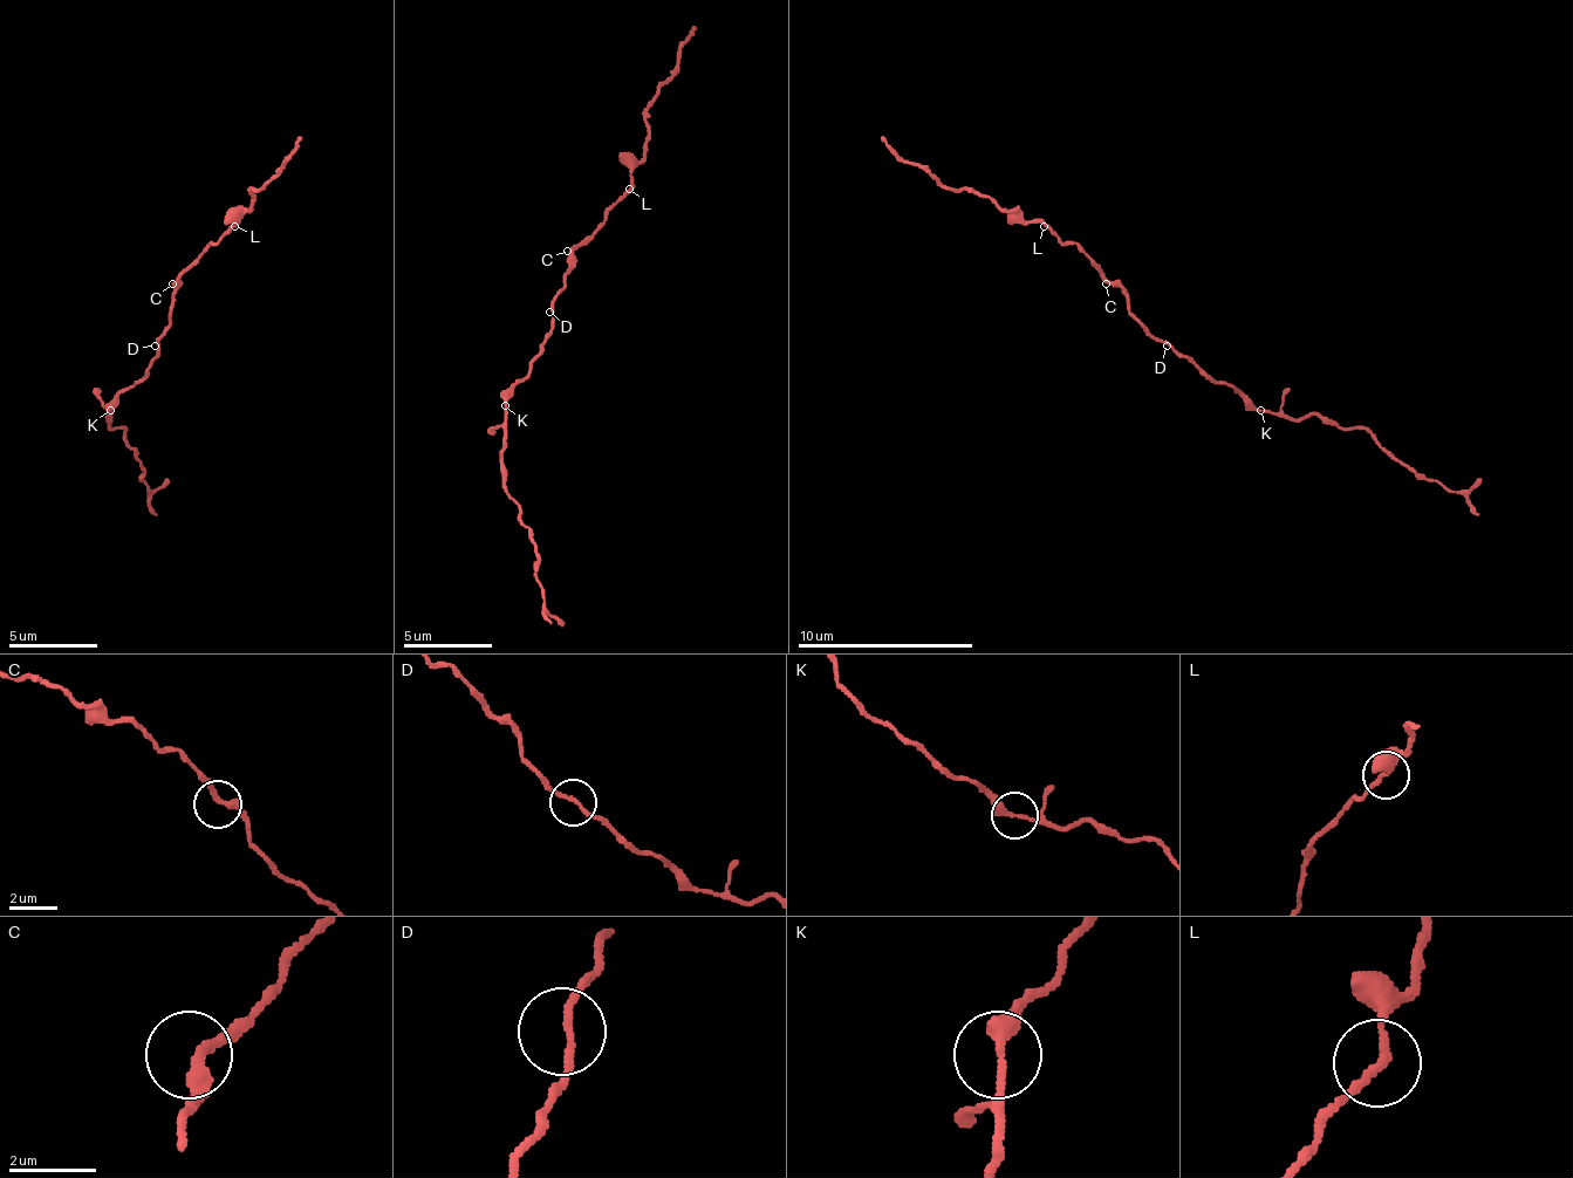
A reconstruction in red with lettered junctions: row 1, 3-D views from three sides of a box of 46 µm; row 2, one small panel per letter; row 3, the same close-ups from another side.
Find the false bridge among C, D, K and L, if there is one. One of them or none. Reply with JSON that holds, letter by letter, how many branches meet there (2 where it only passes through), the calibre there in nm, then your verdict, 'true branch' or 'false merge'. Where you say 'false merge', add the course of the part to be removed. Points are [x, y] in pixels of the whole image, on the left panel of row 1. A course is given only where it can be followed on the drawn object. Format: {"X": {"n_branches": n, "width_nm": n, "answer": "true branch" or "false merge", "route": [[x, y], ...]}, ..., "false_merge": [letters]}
{"C": {"n_branches": 2, "width_nm": 280, "answer": "true branch"}, "D": {"n_branches": 2, "width_nm": 160, "answer": "true branch"}, "K": {"n_branches": 2, "width_nm": 280, "answer": "true branch"}, "L": {"n_branches": 2, "width_nm": 190, "answer": "true branch"}, "false_merge": []}

